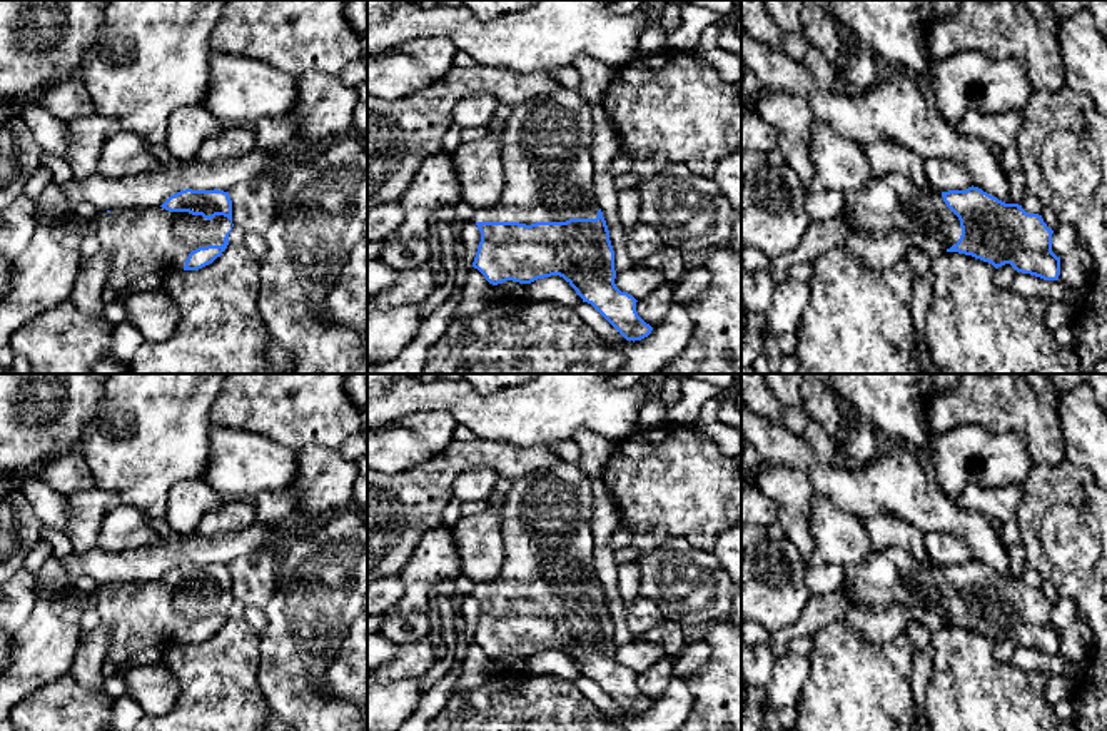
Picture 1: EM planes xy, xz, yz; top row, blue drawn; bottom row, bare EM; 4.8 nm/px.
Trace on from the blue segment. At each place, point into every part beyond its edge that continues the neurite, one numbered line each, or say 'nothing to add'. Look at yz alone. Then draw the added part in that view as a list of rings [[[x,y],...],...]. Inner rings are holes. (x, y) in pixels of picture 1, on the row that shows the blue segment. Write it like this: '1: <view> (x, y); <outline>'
1: yz (887, 202); [[[902,174],[872,177],[863,189],[845,199],[848,212],[842,220],[852,235],[920,230],[943,240],[947,249],[962,235],[960,220],[943,202],[942,192],[925,194]]]

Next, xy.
1: xy (154, 239); [[[120,209],[120,210],[100,210],[97,212],[97,239],[102,249],[110,252],[110,270],[107,285],[115,289],[119,295],[127,289],[130,282],[144,274],[170,274],[184,270],[189,254],[199,247],[222,245],[225,234],[232,224],[224,215],[215,215],[207,220],[202,215],[192,215],[189,212],[169,212],[165,209]]]

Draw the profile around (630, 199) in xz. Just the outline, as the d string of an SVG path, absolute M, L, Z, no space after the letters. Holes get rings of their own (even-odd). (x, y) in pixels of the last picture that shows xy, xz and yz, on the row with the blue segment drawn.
M631 187L618 192L618 215L624 232L629 232L639 222L639 210L639 187Z

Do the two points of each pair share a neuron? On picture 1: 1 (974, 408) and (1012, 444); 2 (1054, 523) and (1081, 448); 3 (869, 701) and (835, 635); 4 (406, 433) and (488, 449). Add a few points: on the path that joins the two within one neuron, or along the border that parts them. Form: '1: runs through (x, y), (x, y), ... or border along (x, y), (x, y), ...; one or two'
1: border along (964, 424), (1019, 433), (1032, 459); two
2: border along (1066, 459), (1089, 471); two
3: runs through (854, 685), (839, 651); one
4: border along (453, 438), (441, 451), (418, 463); two

